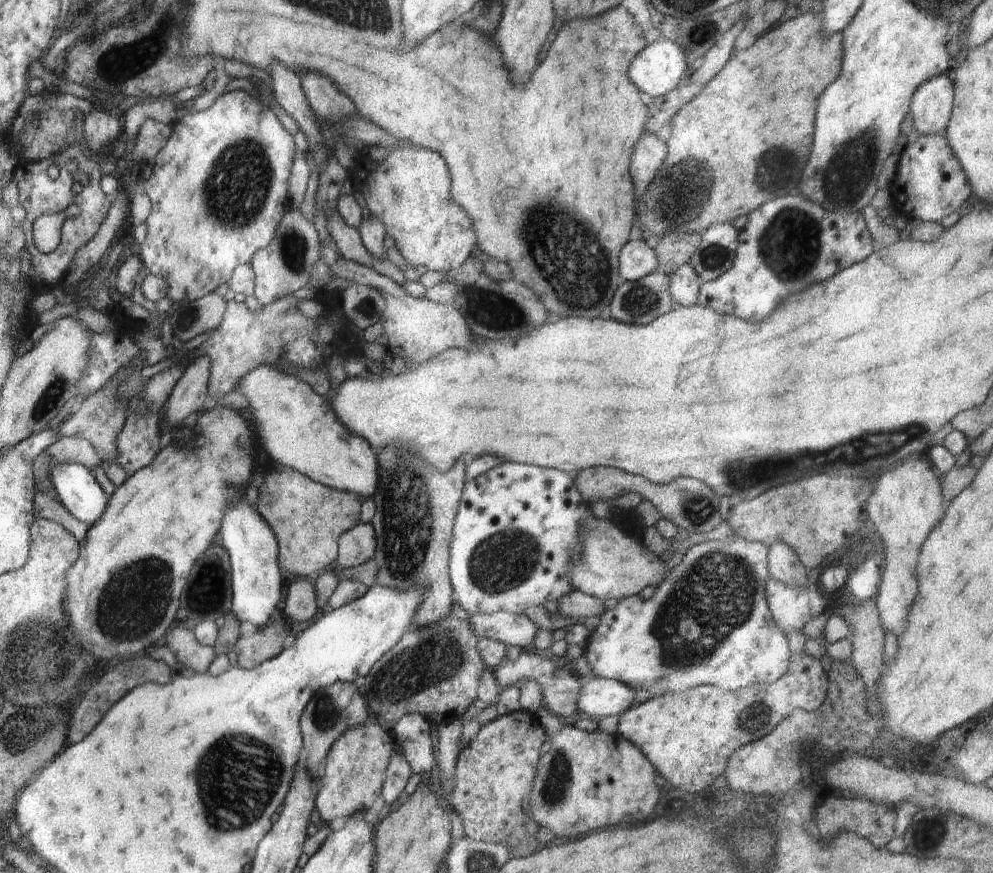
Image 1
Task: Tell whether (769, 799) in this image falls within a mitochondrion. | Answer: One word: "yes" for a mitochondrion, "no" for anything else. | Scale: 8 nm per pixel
no

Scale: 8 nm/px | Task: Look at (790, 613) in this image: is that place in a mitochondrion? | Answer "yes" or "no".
no

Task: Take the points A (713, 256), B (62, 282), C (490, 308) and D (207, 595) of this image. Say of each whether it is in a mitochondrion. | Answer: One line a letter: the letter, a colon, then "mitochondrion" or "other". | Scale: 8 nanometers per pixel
A: mitochondrion
B: other
C: mitochondrion
D: mitochondrion

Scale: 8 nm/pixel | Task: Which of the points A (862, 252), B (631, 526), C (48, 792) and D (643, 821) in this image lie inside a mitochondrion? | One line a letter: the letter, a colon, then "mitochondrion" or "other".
A: other
B: other
C: other
D: other

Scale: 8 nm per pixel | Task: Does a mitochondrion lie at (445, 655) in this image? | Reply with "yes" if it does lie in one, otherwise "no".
yes

